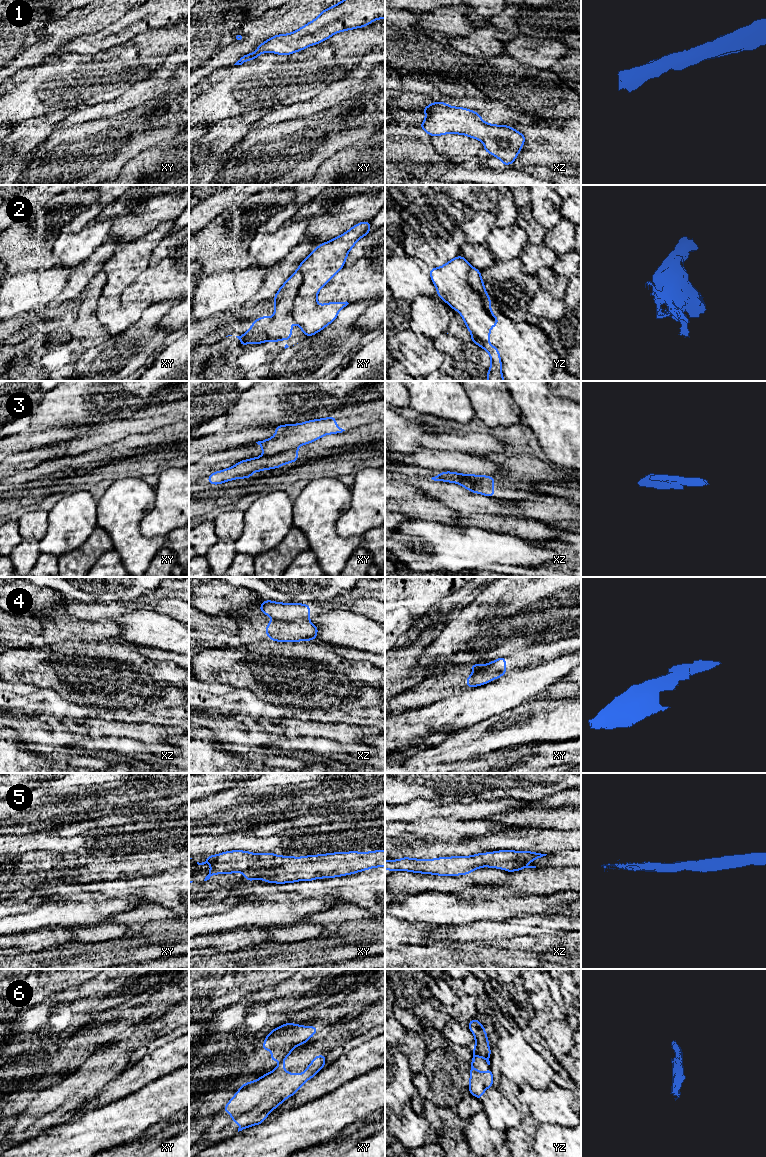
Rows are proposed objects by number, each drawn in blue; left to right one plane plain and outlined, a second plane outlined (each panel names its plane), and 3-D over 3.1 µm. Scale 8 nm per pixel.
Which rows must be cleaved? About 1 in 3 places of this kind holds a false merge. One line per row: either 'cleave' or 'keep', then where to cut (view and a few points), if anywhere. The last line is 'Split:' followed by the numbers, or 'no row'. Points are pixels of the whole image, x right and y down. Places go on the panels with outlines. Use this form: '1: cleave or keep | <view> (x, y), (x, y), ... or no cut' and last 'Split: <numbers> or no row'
1: keep | no cut
2: cleave | xy (299, 269), (302, 275), (302, 284), (294, 301), (294, 321)
3: cleave | xy (296, 448), (281, 453), (264, 455)
4: cleave | xz (278, 619), (305, 619), (307, 621)
5: keep | no cut
6: cleave | yz (474, 1048), (477, 1054)
Split: 2, 3, 4, 6

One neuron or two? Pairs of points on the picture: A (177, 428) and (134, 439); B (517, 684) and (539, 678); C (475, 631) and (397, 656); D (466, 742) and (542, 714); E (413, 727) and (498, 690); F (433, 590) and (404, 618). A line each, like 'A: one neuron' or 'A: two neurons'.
A: one neuron
B: one neuron
C: two neurons
D: one neuron
E: one neuron
F: one neuron

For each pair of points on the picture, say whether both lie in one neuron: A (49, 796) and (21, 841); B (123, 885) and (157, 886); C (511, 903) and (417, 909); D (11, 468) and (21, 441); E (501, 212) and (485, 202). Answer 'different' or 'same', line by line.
A: different
B: same
C: same
D: different
E: same

